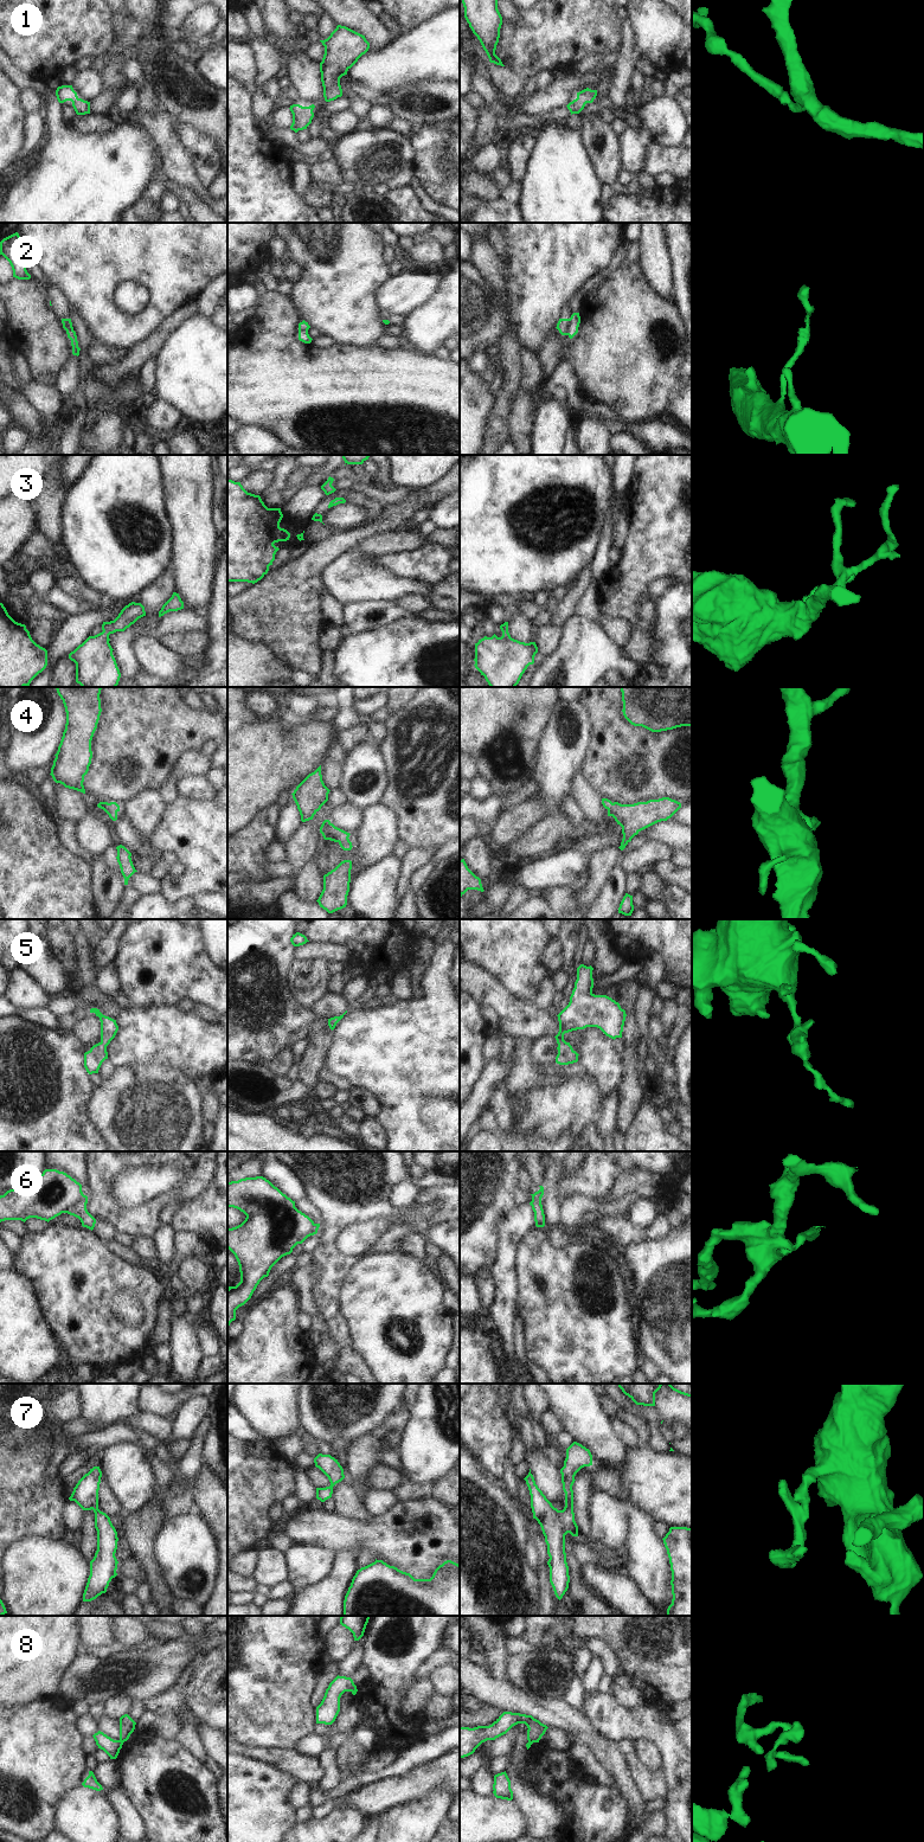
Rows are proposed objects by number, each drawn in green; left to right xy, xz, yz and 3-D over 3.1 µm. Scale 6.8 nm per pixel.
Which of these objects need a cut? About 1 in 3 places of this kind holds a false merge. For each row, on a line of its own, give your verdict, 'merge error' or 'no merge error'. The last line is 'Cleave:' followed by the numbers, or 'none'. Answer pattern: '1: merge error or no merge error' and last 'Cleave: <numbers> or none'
1: no merge error
2: merge error
3: no merge error
4: no merge error
5: no merge error
6: merge error
7: no merge error
8: merge error
Cleave: 2, 6, 8

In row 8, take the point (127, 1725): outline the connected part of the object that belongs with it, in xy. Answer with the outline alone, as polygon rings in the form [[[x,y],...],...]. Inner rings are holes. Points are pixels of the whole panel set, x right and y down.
[[[124,1714],[120,1718],[120,1740],[127,1741],[130,1737],[130,1734],[135,1729],[136,1722],[128,1715]]]

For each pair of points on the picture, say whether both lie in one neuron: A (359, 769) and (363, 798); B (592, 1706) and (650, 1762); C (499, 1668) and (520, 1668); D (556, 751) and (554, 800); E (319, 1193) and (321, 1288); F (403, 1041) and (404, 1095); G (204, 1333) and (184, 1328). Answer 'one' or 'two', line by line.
A: one
B: two
C: two
D: one
E: one
F: one
G: two

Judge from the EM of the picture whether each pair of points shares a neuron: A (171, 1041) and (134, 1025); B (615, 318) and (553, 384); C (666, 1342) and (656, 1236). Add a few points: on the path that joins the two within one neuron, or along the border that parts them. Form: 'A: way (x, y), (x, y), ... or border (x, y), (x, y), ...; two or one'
A: way (161, 1035), (146, 1035), (143, 1033); one
B: border (565, 358), (572, 361), (577, 380), (583, 390); two
C: border (672, 1228), (659, 1240), (646, 1240); two

